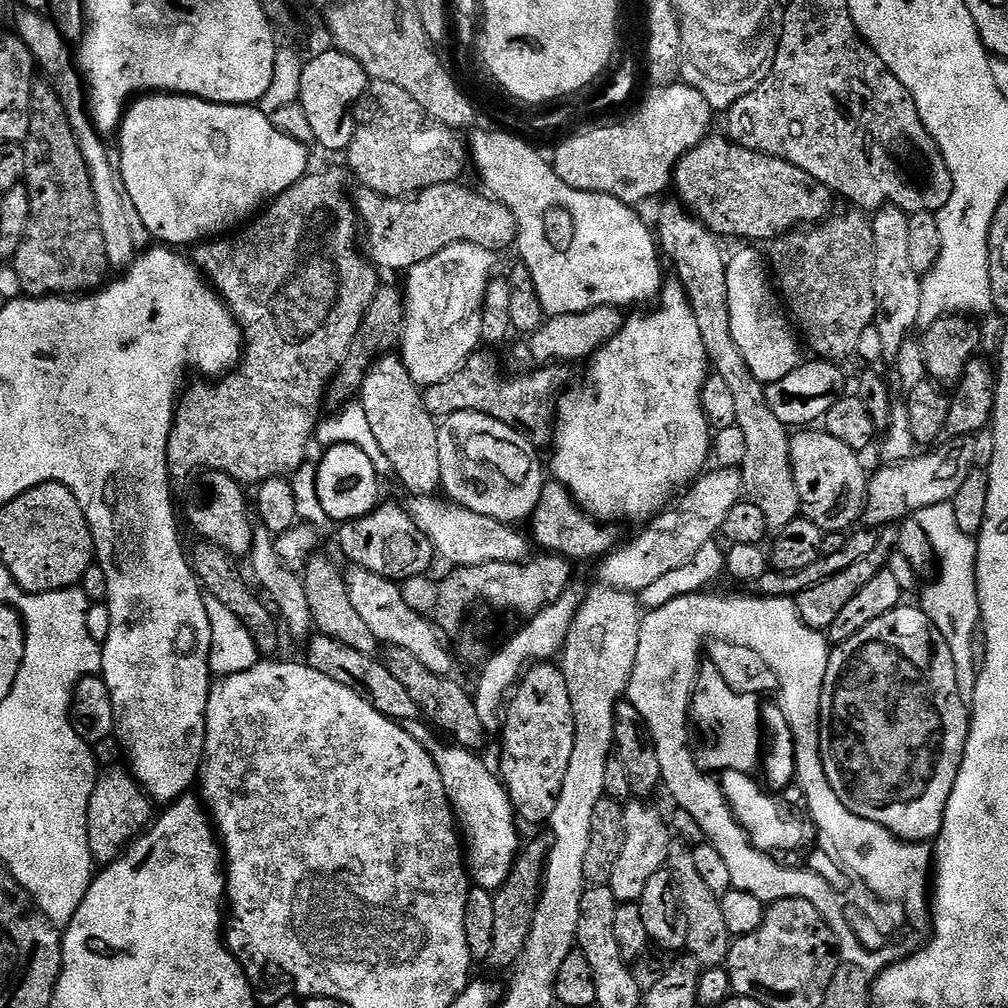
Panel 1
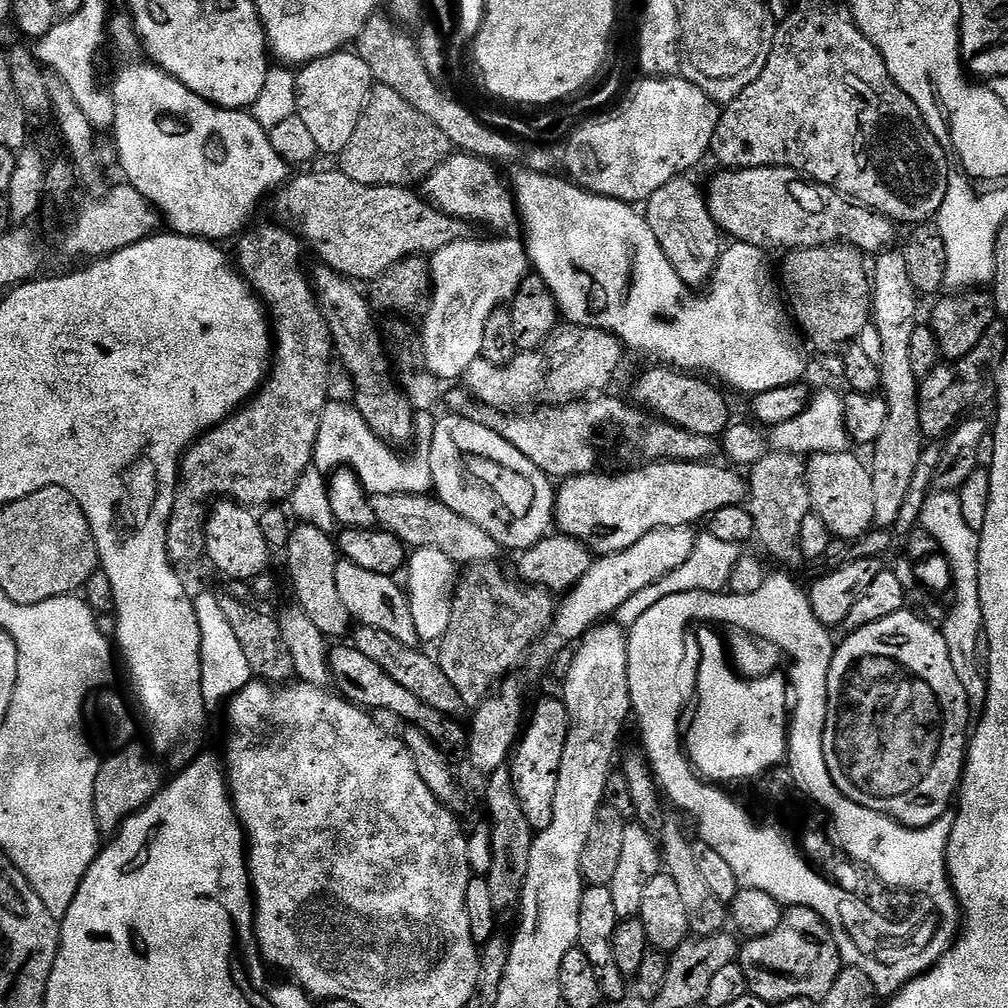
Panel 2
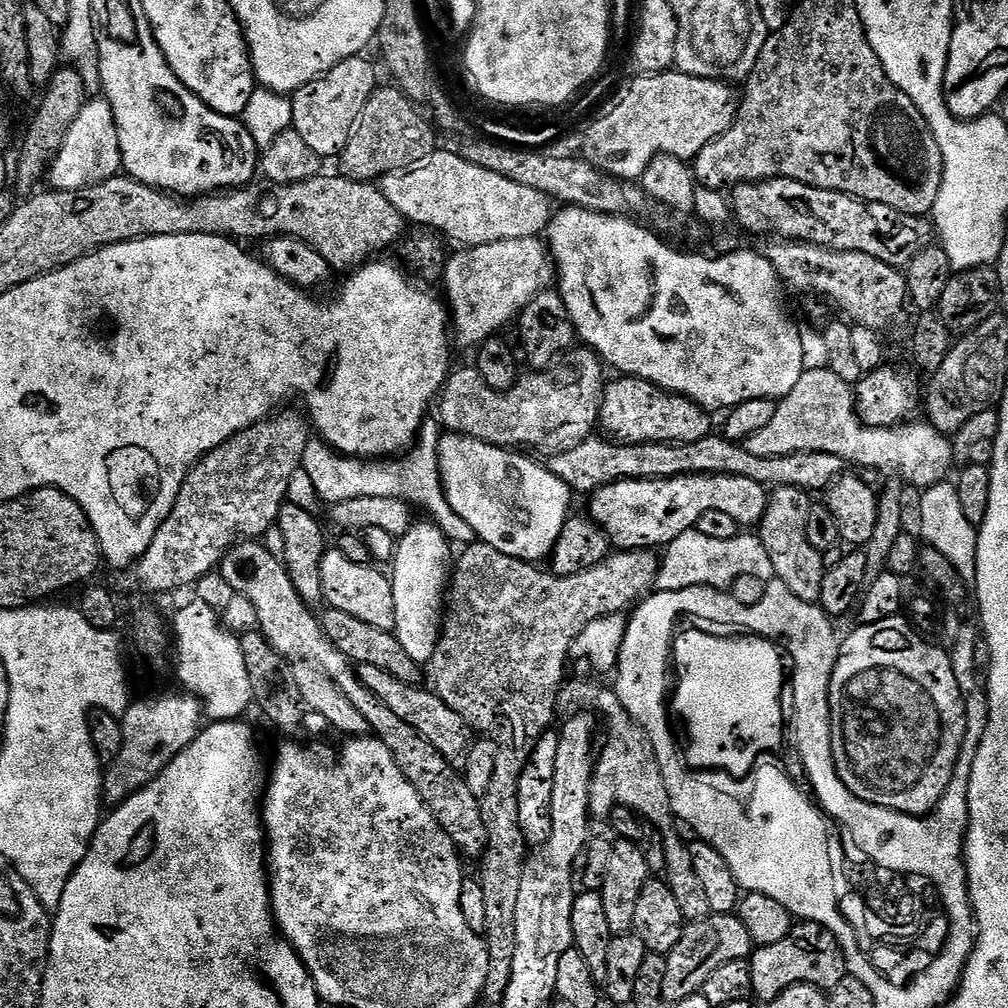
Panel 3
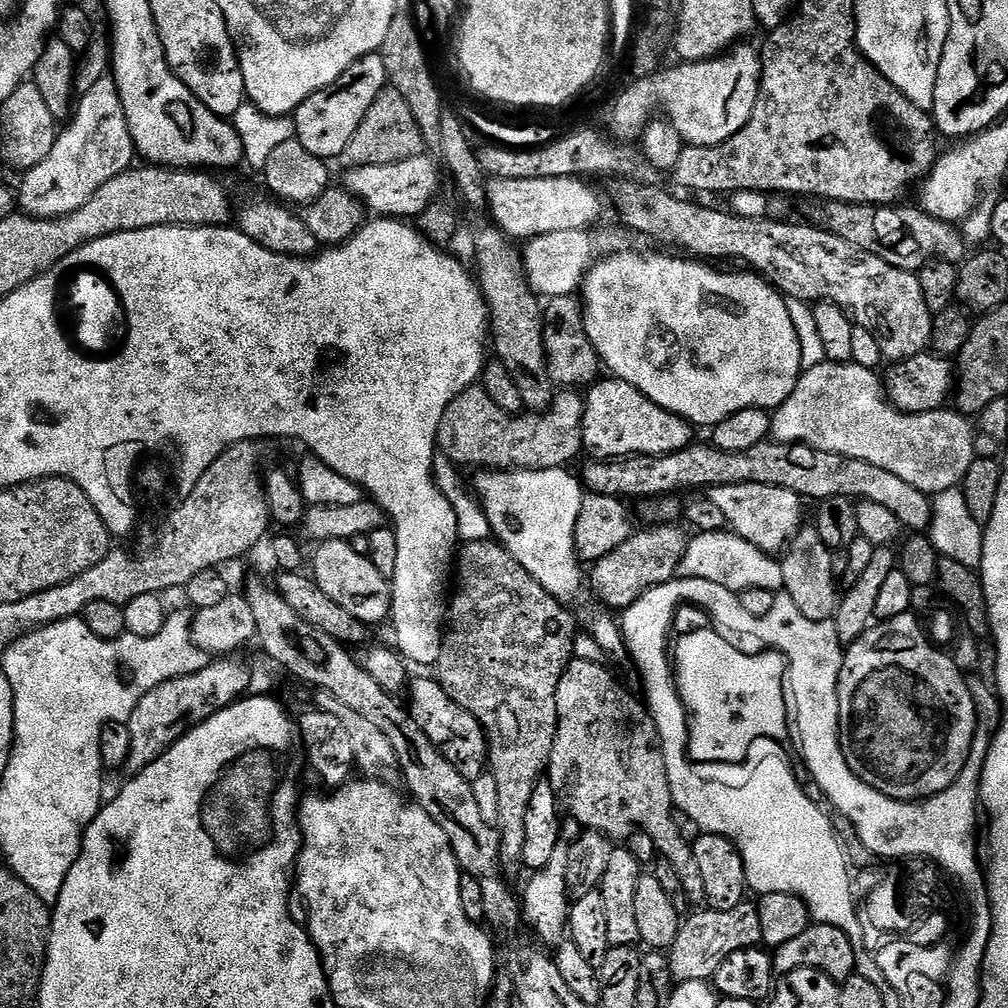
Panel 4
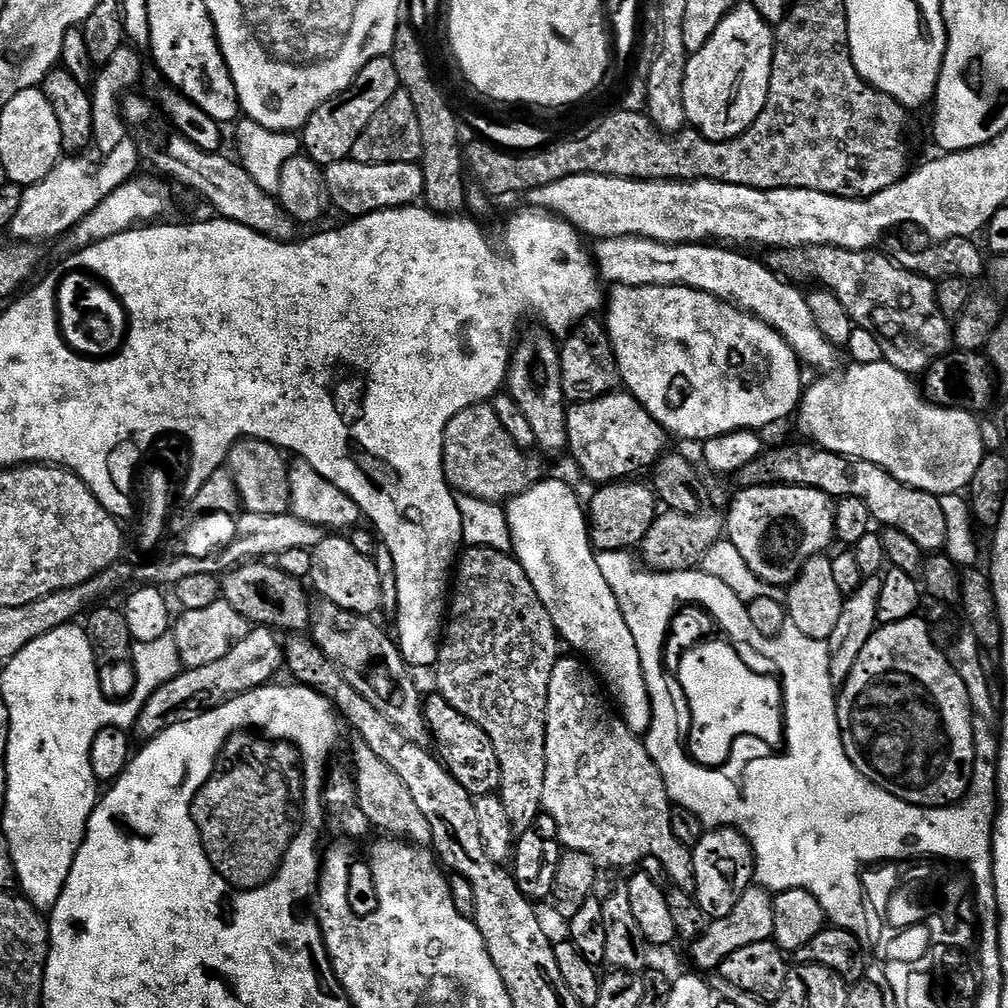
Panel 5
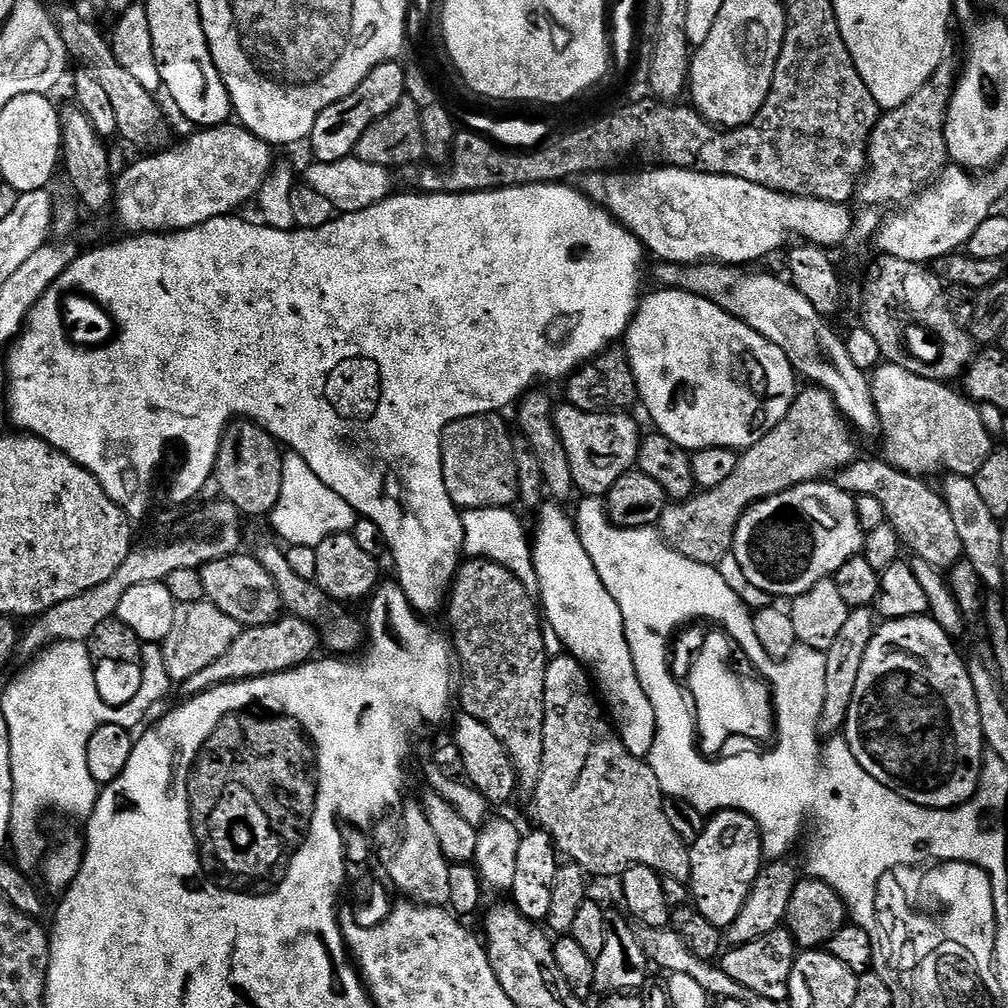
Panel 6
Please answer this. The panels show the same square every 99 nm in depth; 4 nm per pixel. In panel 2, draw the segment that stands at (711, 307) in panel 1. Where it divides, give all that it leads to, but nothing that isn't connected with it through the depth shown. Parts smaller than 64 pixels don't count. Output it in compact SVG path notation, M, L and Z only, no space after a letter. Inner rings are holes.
M688 178L671 180L654 190L652 197L643 205L642 215L677 278L692 290L699 289L696 288L699 284L700 287L707 285L720 261L722 233L708 210L705 193L701 189L699 192ZM769 451L751 465L746 476L746 507L754 518L755 539L776 560L792 560L798 556L798 530L802 518L810 514L806 468L797 457L786 453Z

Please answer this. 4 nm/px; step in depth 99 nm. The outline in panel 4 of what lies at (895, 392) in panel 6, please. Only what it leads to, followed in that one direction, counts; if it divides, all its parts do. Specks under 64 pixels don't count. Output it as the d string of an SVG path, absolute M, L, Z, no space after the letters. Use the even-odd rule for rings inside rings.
M819 362L811 368L805 367L794 386L794 394L786 398L780 408L771 413L771 439L781 444L808 444L823 452L833 452L846 458L858 458L862 462L870 462L874 466L882 466L882 470L890 470L890 474L898 474L902 482L910 482L918 490L929 494L937 494L950 490L964 483L966 470L970 470L972 461L976 459L974 450L974 428L961 413L955 410L923 412L922 414L906 414L889 402L885 385L875 371L870 368L849 362L833 364Z

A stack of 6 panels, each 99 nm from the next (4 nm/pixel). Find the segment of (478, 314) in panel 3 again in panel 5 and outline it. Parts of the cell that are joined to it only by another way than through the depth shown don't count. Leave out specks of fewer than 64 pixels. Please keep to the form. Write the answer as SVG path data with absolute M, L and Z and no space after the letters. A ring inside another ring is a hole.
M618 236L609 240L597 240L594 260L598 271L612 286L641 288L642 286L686 286L714 294L727 304L734 304L757 316L766 326L770 326L794 350L801 365L817 368L817 373L832 374L837 371L834 347L818 330L814 314L810 314L807 295L795 283L772 271L763 259L743 256L743 251L732 246L721 246L716 242L703 244L663 244L647 240L641 236Z

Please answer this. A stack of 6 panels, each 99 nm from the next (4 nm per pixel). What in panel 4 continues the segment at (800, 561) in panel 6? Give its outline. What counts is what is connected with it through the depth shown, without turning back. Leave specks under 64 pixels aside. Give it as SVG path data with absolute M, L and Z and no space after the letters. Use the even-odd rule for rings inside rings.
M735 484L711 489L710 495L714 506L726 514L727 527L766 553L783 553L796 533L801 531L800 519L804 516L805 505L796 492L765 484Z

